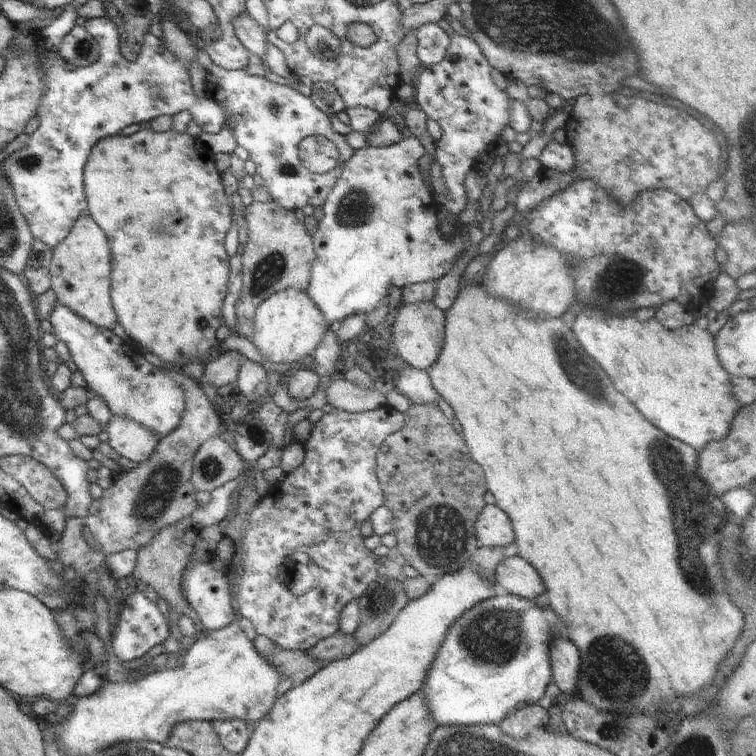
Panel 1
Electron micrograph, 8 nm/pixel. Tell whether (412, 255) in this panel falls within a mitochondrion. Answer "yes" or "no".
no

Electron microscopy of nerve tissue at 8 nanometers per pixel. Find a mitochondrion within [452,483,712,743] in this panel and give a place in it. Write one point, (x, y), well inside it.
(613, 666)

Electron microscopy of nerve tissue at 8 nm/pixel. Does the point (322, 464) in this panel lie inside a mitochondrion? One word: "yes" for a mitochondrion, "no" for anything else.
no

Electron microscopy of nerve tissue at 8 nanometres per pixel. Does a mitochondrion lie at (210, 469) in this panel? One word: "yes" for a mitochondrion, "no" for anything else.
yes

